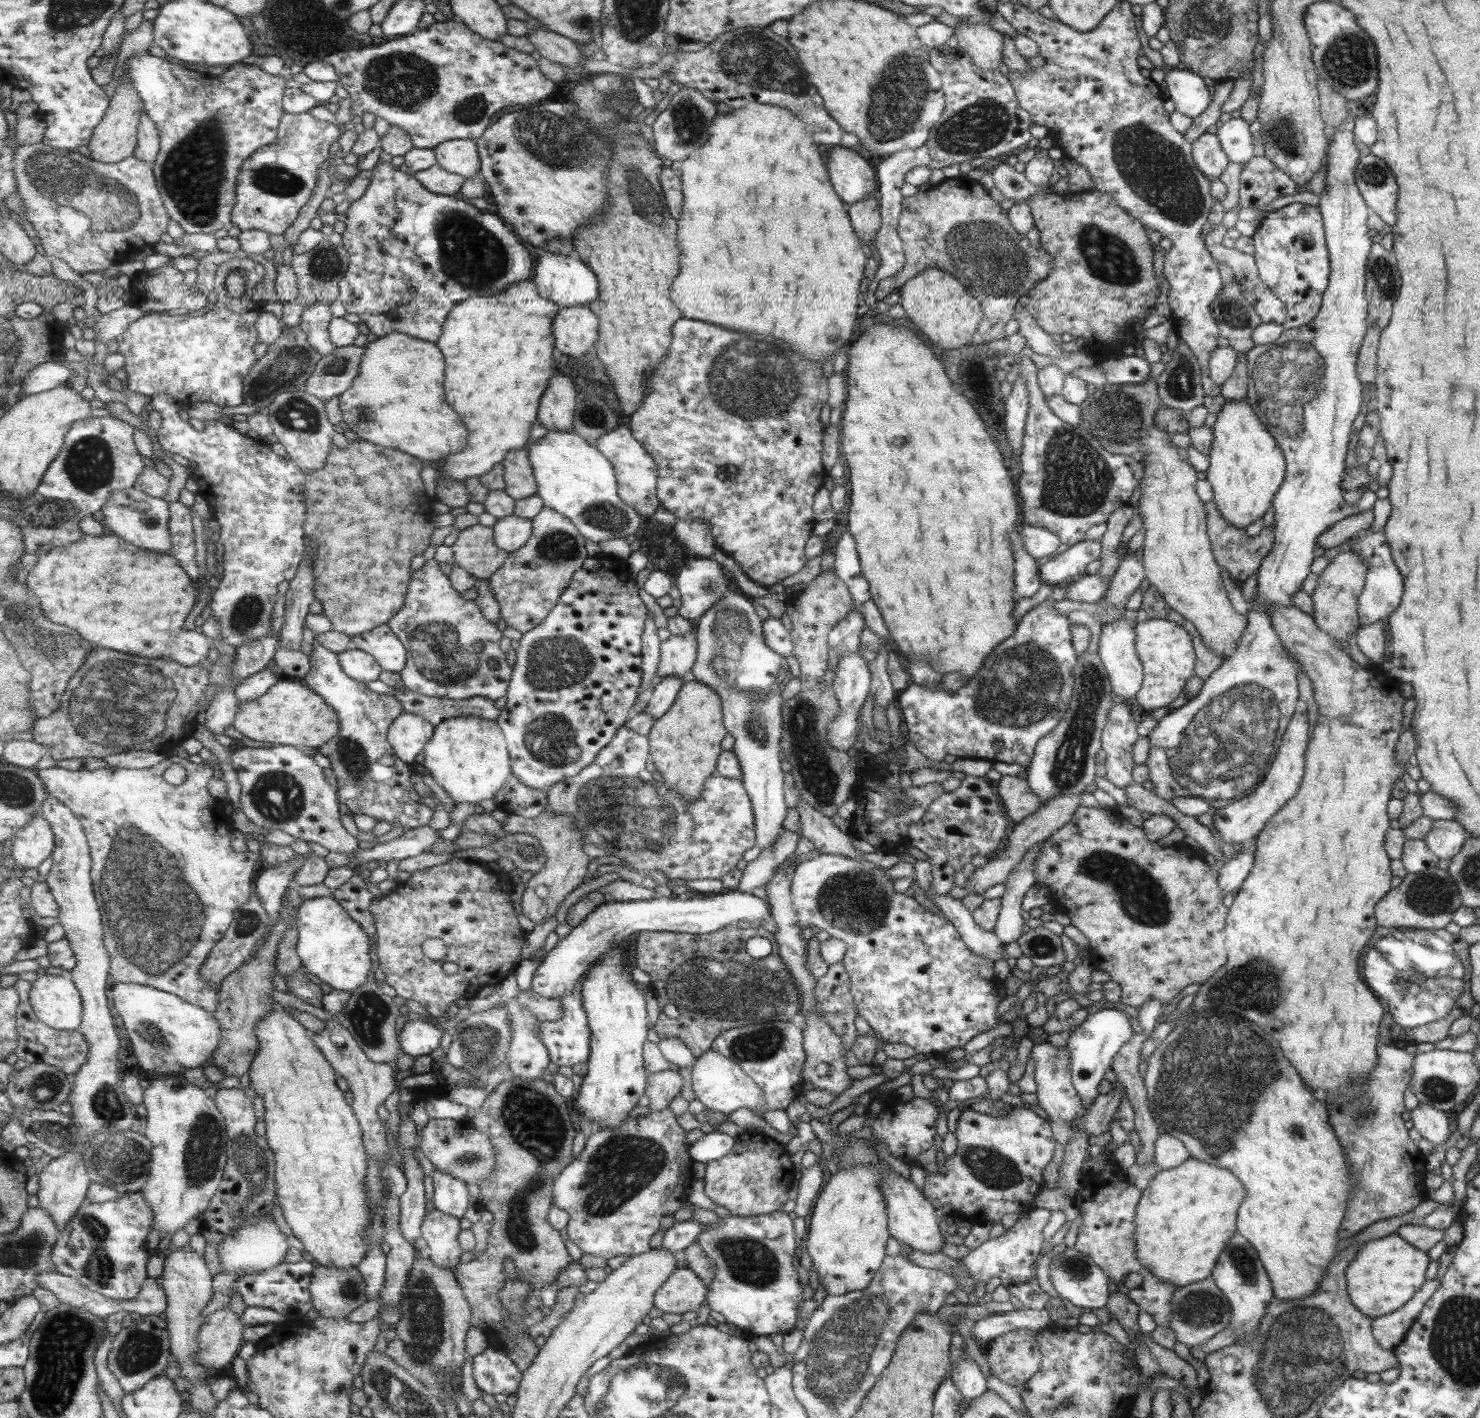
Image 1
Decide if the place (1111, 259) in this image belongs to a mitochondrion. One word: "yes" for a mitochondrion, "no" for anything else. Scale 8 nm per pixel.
yes

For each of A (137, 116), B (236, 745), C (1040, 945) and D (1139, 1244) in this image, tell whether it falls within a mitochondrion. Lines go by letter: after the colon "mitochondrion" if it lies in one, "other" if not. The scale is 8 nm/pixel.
A: other
B: other
C: mitochondrion
D: other

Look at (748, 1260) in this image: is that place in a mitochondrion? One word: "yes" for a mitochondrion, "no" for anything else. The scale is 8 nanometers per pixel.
yes

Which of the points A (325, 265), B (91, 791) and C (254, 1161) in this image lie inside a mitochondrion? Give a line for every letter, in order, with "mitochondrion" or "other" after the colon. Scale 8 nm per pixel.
A: mitochondrion
B: other
C: mitochondrion

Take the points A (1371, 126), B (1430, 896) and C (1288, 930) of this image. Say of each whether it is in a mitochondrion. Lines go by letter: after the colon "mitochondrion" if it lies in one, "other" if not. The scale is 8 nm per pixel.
A: other
B: mitochondrion
C: other

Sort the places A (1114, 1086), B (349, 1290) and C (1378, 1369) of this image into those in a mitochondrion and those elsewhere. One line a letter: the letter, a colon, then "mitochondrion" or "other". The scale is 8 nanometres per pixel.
A: other
B: mitochondrion
C: other

